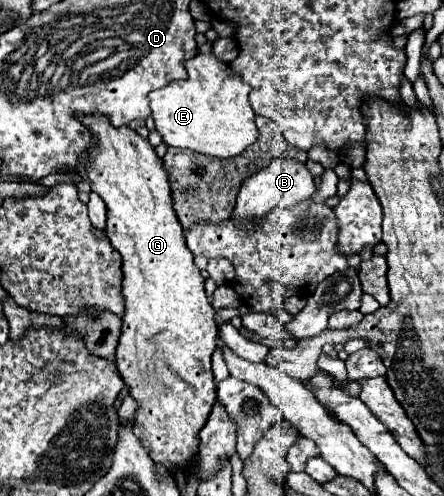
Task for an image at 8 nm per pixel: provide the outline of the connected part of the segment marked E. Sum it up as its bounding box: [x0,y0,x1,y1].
[148,53,258,157]

